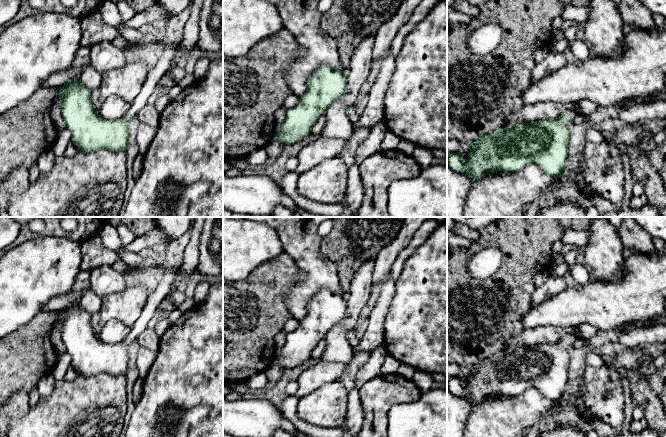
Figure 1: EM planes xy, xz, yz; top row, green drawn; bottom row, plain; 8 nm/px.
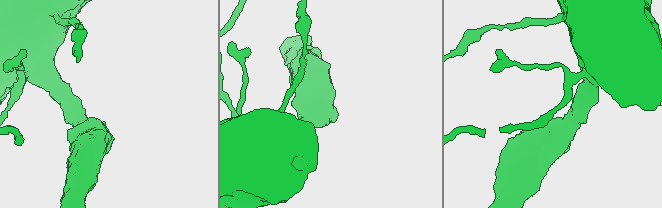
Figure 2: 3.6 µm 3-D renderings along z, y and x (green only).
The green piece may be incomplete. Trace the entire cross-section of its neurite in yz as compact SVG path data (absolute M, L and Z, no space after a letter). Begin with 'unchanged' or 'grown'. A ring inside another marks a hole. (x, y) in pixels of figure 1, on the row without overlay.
grown; M566 334L555 343L507 349L495 356L481 358L477 364L467 367L470 373L467 384L461 375L450 378L449 391L457 397L466 397L471 407L483 403L489 397L521 395L529 387L535 387L548 400L560 401L568 381L569 347L575 340L572 334Z

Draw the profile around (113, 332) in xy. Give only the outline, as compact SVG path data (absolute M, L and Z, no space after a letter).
M111 319L100 330L99 338L106 344L117 344L125 340L129 332L128 326L116 319Z

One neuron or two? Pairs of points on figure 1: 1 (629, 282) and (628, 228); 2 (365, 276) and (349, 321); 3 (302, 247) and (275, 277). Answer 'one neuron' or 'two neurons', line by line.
1: two neurons
2: one neuron
3: two neurons

